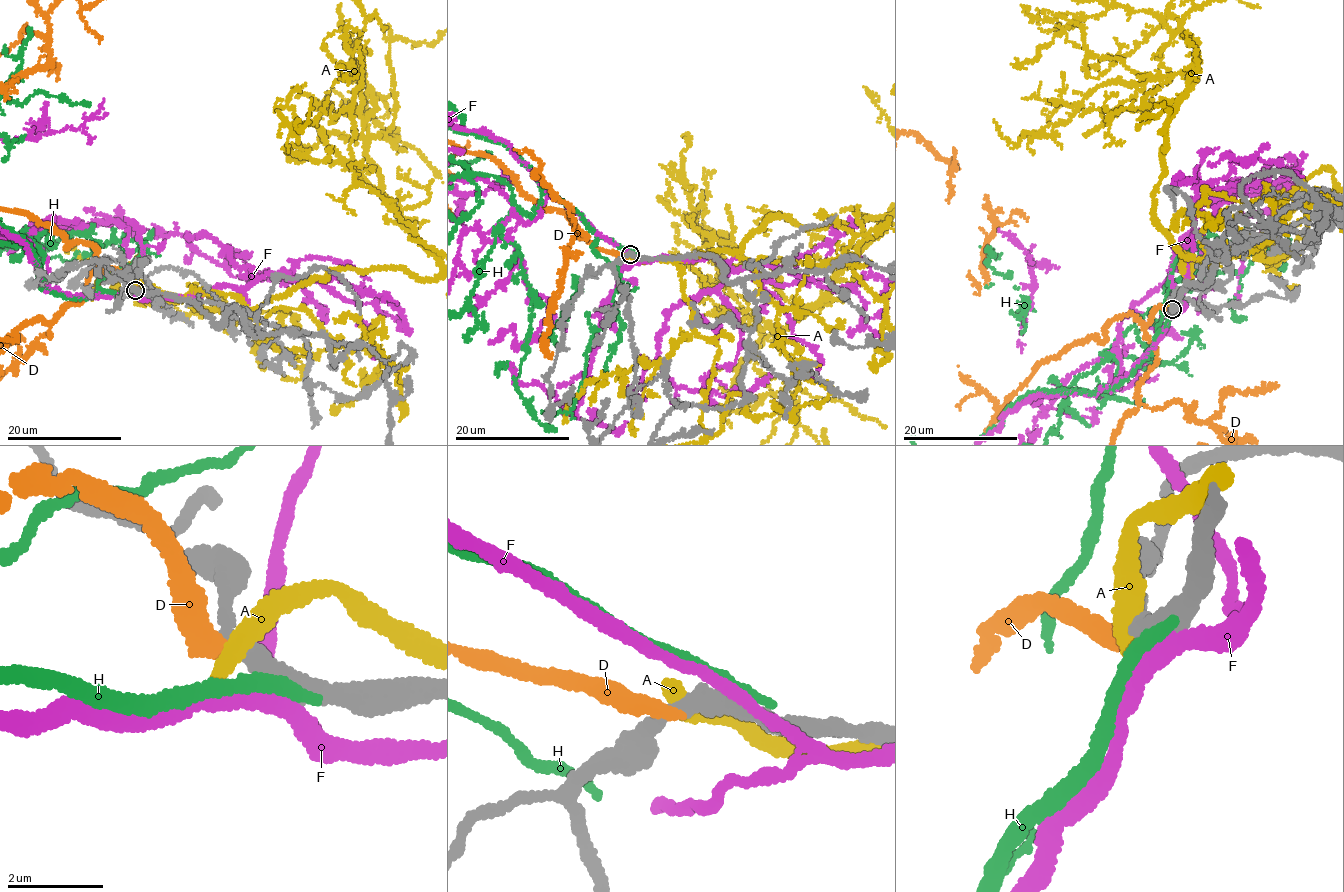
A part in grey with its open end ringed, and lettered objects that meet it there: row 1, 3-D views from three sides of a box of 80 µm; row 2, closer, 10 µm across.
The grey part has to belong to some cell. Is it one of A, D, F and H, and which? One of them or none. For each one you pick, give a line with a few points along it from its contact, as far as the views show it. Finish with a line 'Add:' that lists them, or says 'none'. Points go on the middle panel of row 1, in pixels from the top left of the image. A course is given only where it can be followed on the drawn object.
Add: none

